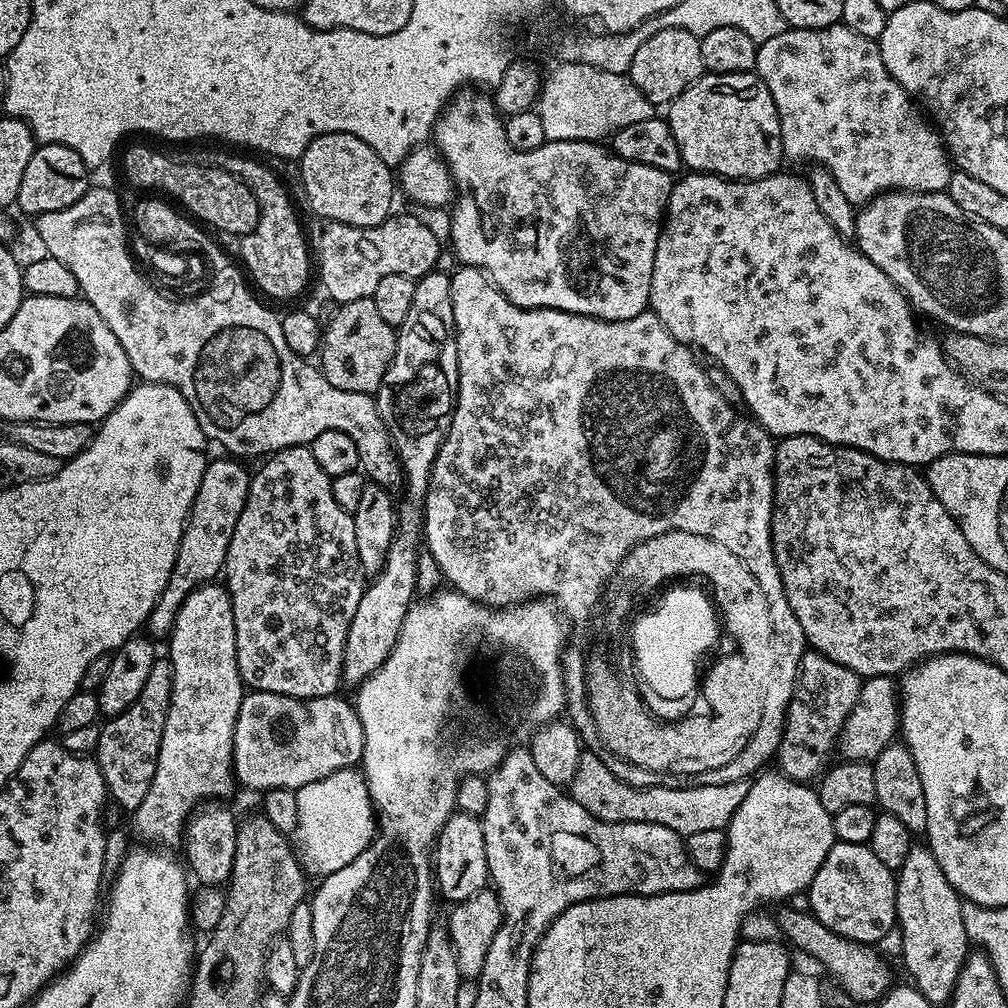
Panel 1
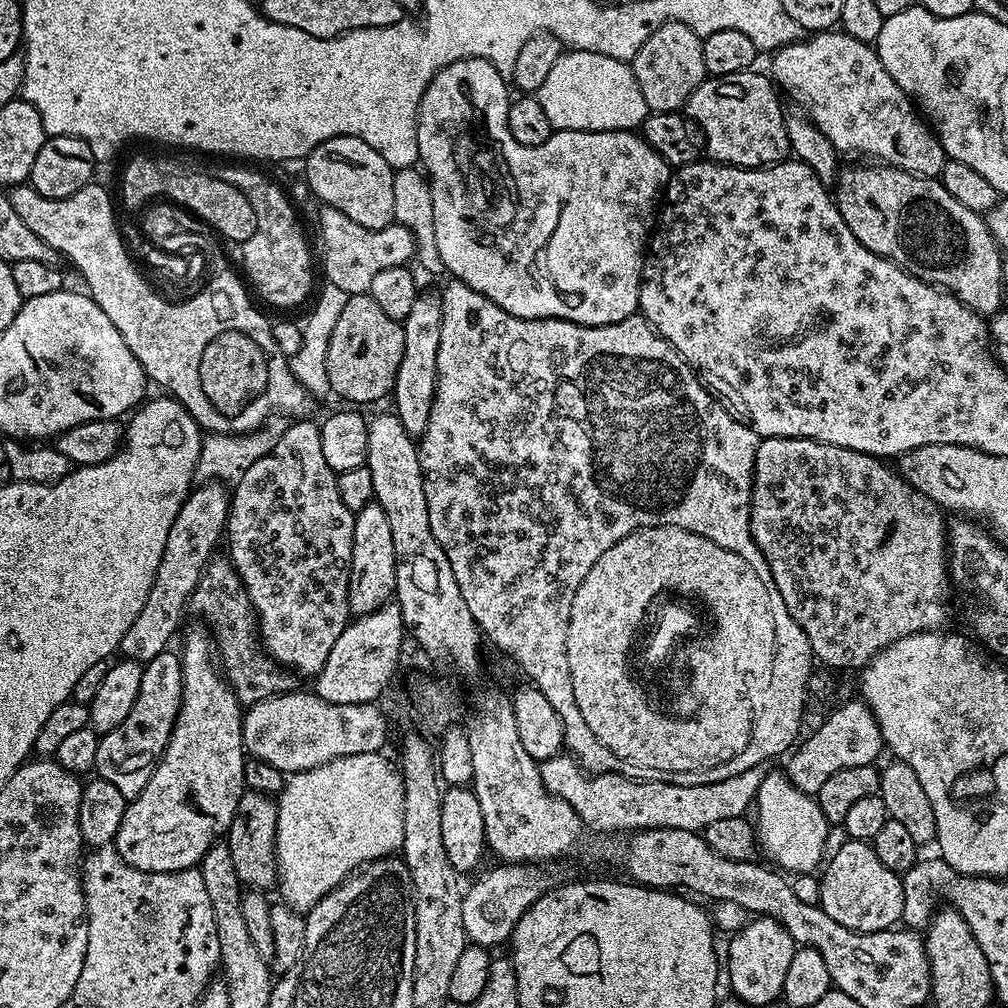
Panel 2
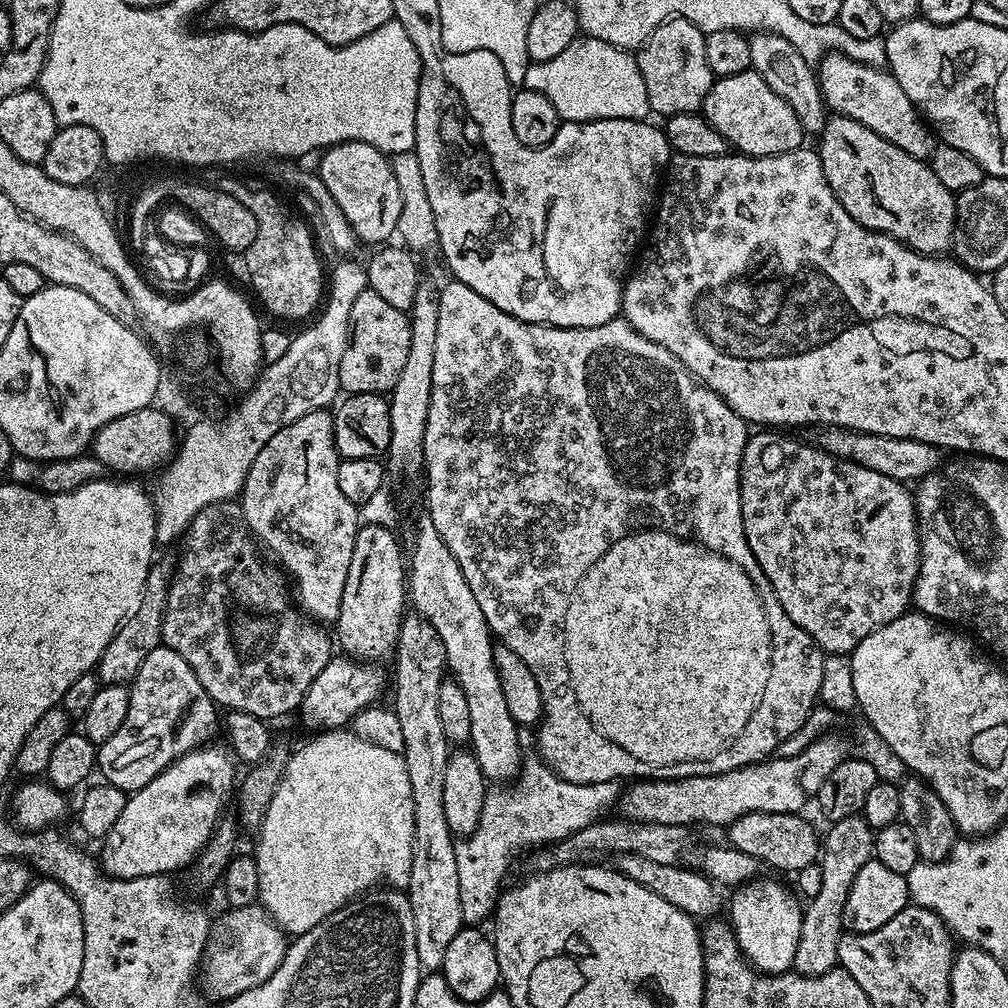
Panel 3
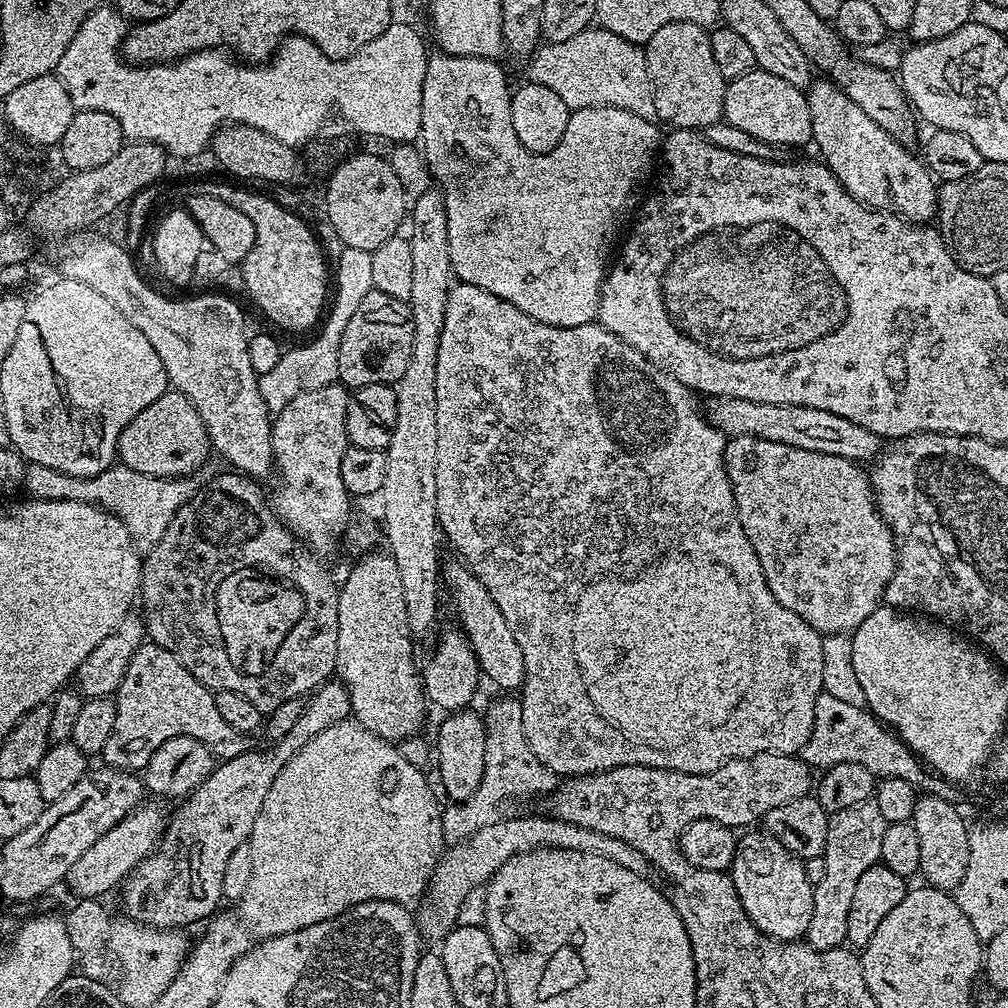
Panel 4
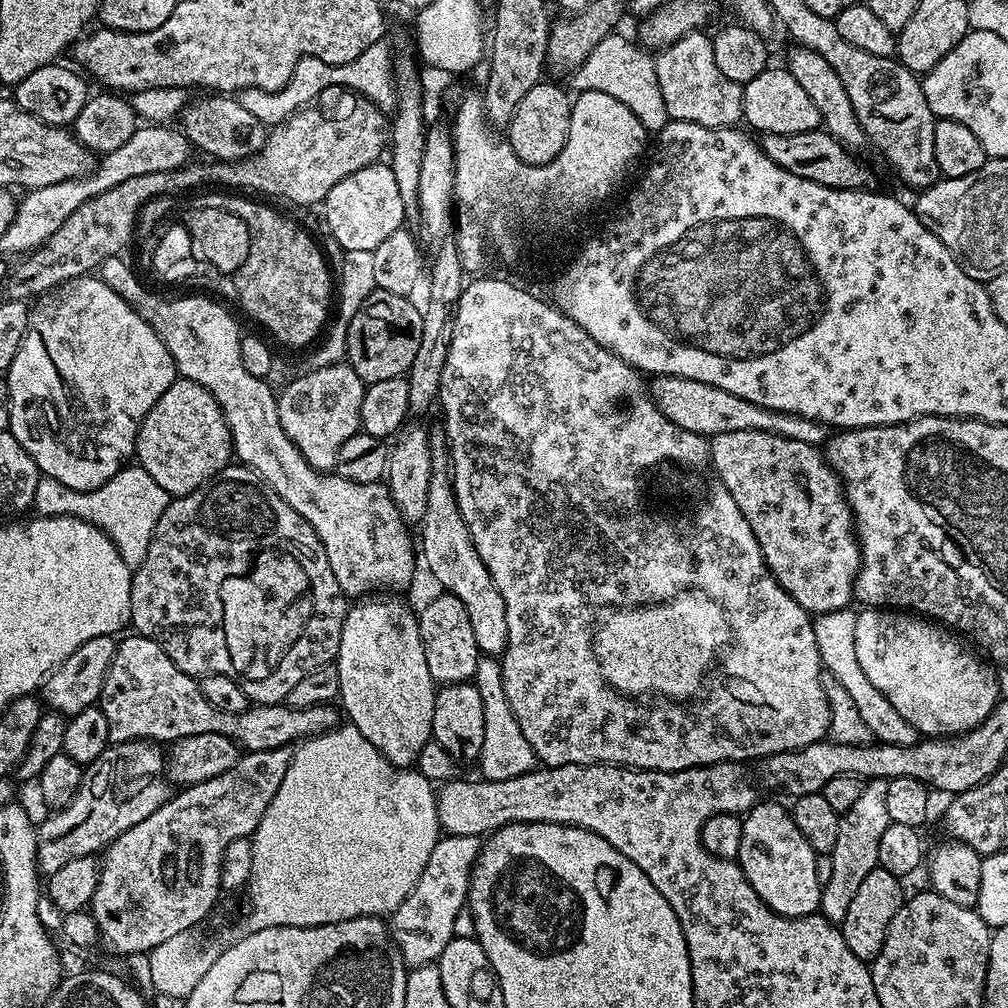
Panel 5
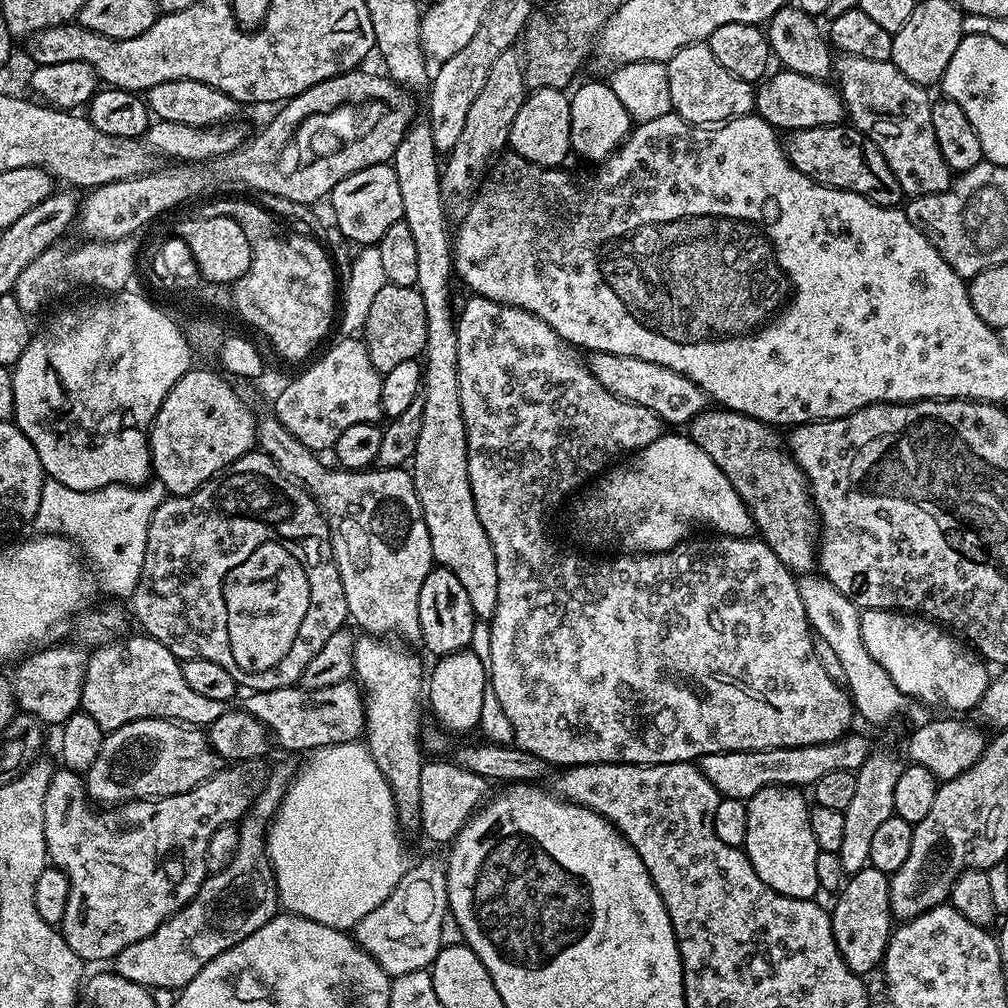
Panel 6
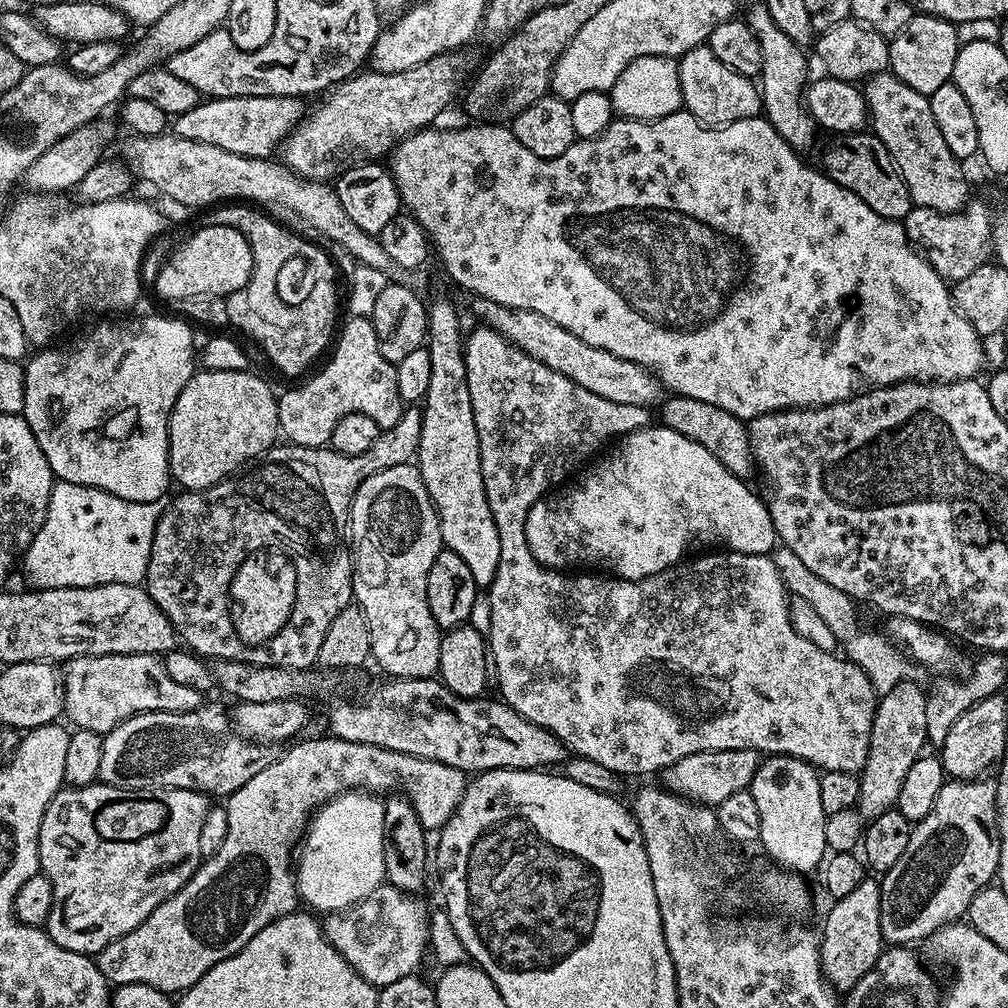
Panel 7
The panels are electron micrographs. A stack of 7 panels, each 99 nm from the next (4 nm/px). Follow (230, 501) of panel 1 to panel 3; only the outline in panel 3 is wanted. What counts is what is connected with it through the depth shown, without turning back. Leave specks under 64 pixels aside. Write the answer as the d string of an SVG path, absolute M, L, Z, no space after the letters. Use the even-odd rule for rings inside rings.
M153 559L150 570L146 574L146 586L138 610L134 610L134 614L120 625L110 646L106 646L106 650L102 654L98 665L101 685L128 684L136 677L138 666L142 666L142 662L146 662L150 652L161 647L162 618L168 601L168 587L172 584L174 564L173 561L160 559Z

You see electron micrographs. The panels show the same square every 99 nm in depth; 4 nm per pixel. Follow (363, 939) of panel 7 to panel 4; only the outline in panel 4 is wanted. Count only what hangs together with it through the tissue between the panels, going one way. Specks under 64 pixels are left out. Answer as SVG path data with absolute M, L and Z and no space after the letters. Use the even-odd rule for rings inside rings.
M551 814L522 816L518 820L504 819L497 819L495 822L487 824L485 828L471 833L463 842L457 843L460 844L457 848L450 849L451 847L449 847L440 856L426 889L426 899L423 901L424 909L421 910L420 916L418 912L418 924L425 937L436 935L439 937L455 928L458 910L462 906L462 898L466 898L466 894L470 890L491 880L492 875L503 864L520 852L533 852L539 848L582 850L590 854L598 854L602 858L610 858L610 862L618 862L618 866L626 866L626 870L639 876L647 877L649 875L648 859L641 852L634 850L634 846L630 846L618 838L598 834L598 830L586 830L584 826L574 826L572 822L557 820Z

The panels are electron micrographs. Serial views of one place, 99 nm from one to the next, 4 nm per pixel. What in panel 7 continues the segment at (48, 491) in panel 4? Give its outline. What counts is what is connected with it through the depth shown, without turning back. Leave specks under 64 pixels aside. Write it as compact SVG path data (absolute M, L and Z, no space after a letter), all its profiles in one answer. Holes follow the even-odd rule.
M56 480L52 486L46 518L34 534L22 564L28 567L28 580L33 589L54 587L96 587L104 583L130 583L139 585L148 575L154 530L158 518L164 513L164 500L154 502L126 502L106 490L82 486L74 482Z

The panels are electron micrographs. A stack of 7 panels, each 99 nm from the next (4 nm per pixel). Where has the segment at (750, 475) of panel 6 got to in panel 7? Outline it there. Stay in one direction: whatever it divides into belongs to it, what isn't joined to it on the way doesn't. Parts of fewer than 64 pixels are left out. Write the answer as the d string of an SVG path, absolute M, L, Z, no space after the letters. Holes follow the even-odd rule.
M675 394L669 395L659 409L663 427L682 434L682 438L690 438L690 442L698 442L698 446L706 446L726 470L741 478L748 478L754 472L752 447L748 437L748 426L739 420L730 410L722 410L722 406L710 406L710 402L698 402L698 398L686 398Z

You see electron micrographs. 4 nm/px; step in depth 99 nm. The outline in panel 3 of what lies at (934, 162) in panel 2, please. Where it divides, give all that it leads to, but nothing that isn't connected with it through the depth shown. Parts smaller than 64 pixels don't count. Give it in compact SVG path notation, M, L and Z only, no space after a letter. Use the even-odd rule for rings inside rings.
M829 52L818 65L818 79L824 103L835 115L862 122L862 126L870 126L874 134L886 138L886 142L906 150L906 154L914 158L927 161L931 157L938 143L937 137L910 98L906 98L906 90L898 86L891 72L884 68L862 66L862 62L854 62L854 58Z

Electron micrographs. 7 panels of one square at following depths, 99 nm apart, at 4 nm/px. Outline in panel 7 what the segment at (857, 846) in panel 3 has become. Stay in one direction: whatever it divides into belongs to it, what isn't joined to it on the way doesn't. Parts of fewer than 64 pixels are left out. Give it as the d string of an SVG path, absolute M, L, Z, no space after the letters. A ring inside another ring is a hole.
M905 678L889 693L881 695L876 705L874 722L870 730L868 757L860 778L860 803L858 811L865 821L878 818L878 814L889 811L902 790L902 781L910 766L925 751L928 744L926 728L926 692Z

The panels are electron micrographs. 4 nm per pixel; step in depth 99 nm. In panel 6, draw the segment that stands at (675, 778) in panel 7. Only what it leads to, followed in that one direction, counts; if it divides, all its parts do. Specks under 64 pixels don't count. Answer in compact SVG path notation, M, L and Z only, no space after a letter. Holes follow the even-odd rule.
M846 734L841 740L814 746L706 754L700 757L698 767L702 774L706 774L710 786L720 791L721 797L747 802L754 794L758 794L758 790L770 786L790 786L804 790L816 784L818 778L831 774L834 770L855 772L872 755L874 745L864 736L852 735Z

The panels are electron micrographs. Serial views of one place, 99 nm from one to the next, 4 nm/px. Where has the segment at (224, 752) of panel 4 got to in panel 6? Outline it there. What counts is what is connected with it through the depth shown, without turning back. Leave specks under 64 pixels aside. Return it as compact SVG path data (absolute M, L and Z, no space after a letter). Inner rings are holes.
M143 634L130 635L97 647L88 657L80 706L105 734L146 718L209 726L225 712L222 702L210 702L210 698L190 690L186 678L182 678L181 661L162 642ZM351 679L338 682L338 686L322 686L322 690L293 686L269 692L252 692L249 697L246 711L260 720L274 737L275 743L277 740L288 752L307 754L313 748L325 748L335 744L355 744L365 735L364 694L359 683L353 682Z

